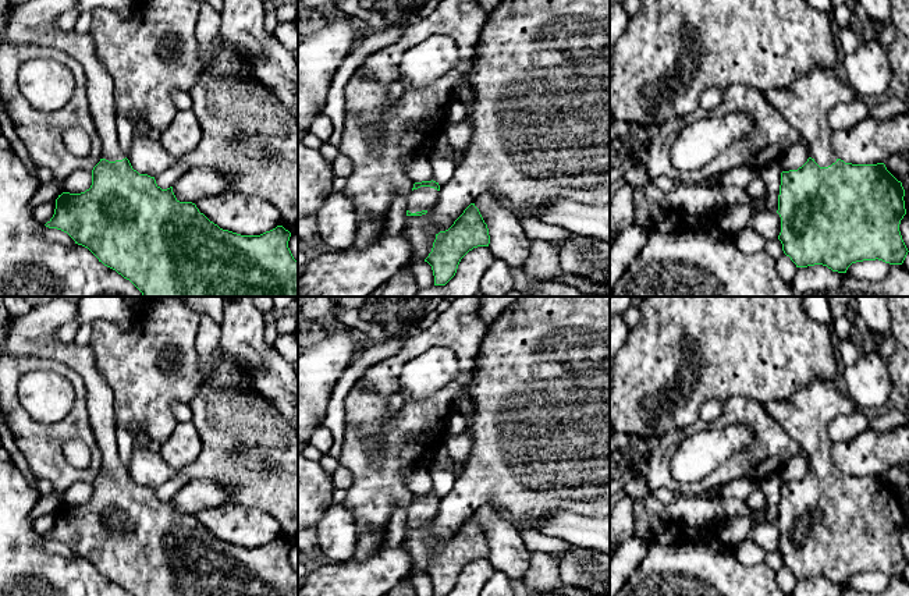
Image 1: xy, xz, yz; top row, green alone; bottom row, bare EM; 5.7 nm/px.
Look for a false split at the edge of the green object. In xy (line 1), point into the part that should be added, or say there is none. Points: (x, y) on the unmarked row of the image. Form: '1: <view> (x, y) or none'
1: xy (32, 336)

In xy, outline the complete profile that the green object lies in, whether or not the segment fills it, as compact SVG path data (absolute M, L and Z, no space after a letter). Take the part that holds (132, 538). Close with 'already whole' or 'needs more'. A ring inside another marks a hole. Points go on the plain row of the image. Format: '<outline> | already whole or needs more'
M54 298L26 316L10 317L0 345L0 356L57 361L82 377L88 419L102 453L102 471L92 482L90 500L58 507L54 526L45 538L67 544L132 596L298 596L298 574L288 560L291 544L283 538L260 547L223 542L195 515L180 514L173 499L161 501L155 489L132 480L118 455L113 390L99 375L92 350L54 337L61 326L74 322L77 312L78 302Z | needs more

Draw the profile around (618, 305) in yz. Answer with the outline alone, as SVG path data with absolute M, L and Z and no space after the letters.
M610 297L610 317L621 316L631 305L633 297Z

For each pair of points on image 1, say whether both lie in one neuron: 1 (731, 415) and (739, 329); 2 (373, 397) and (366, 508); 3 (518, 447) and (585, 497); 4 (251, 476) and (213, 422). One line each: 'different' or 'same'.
1: different
2: same
3: same
4: same

